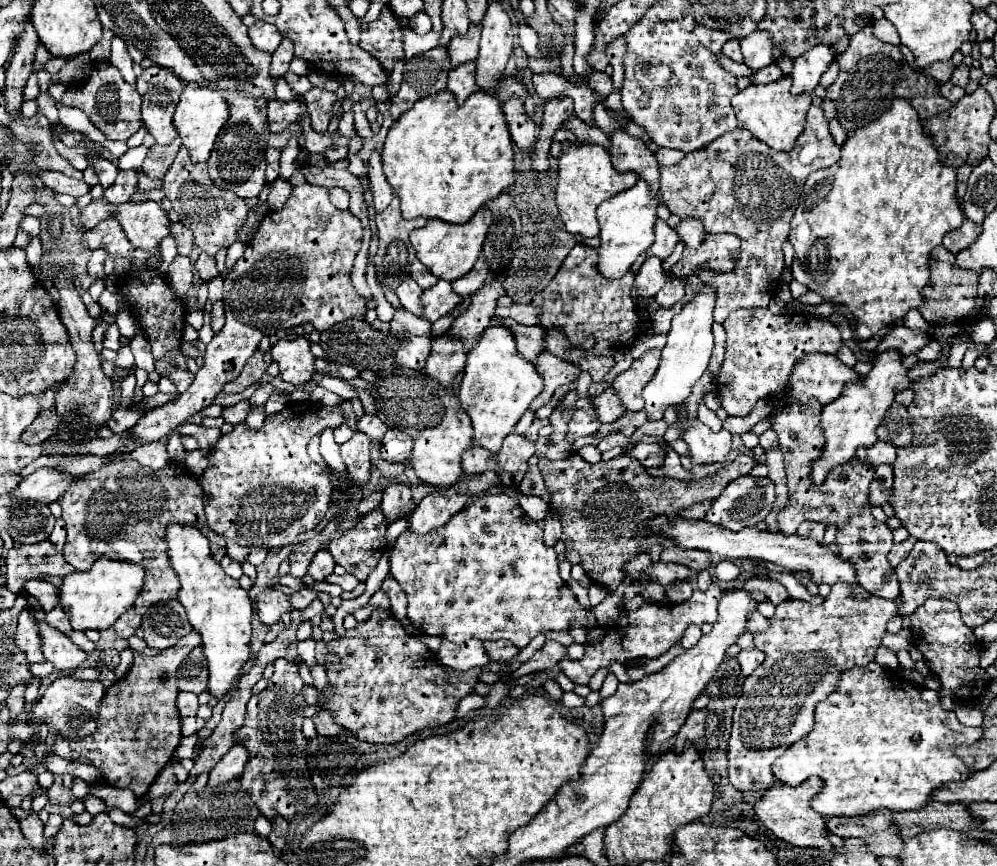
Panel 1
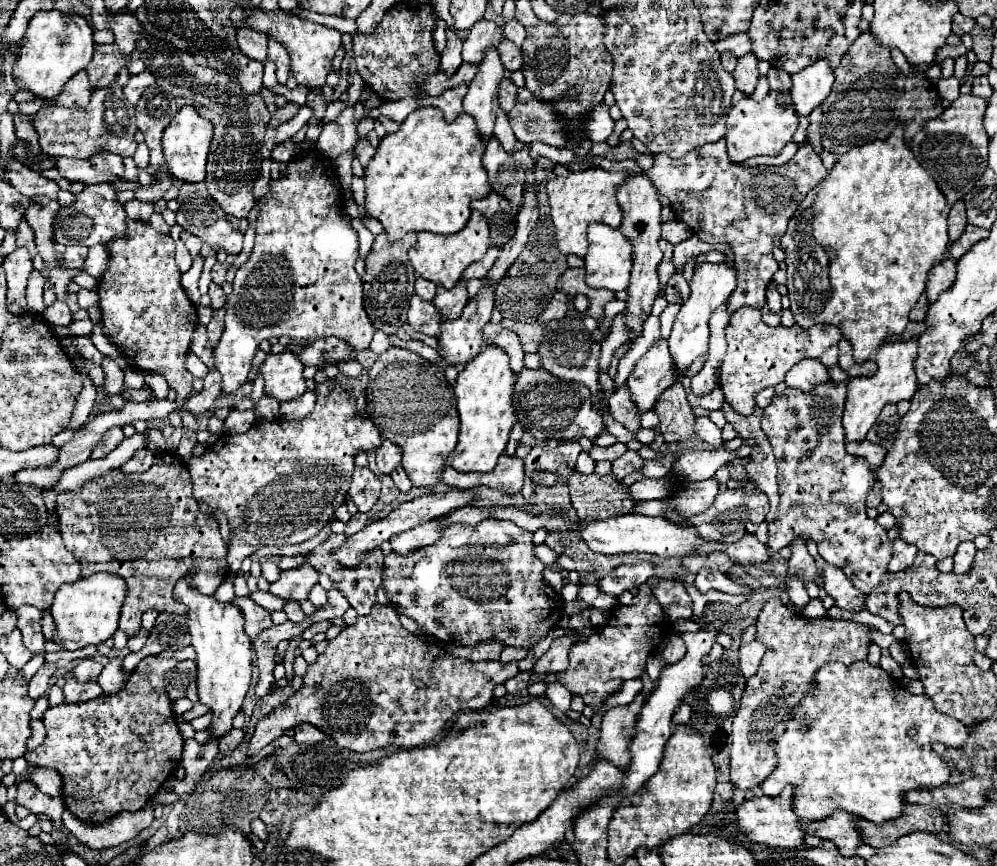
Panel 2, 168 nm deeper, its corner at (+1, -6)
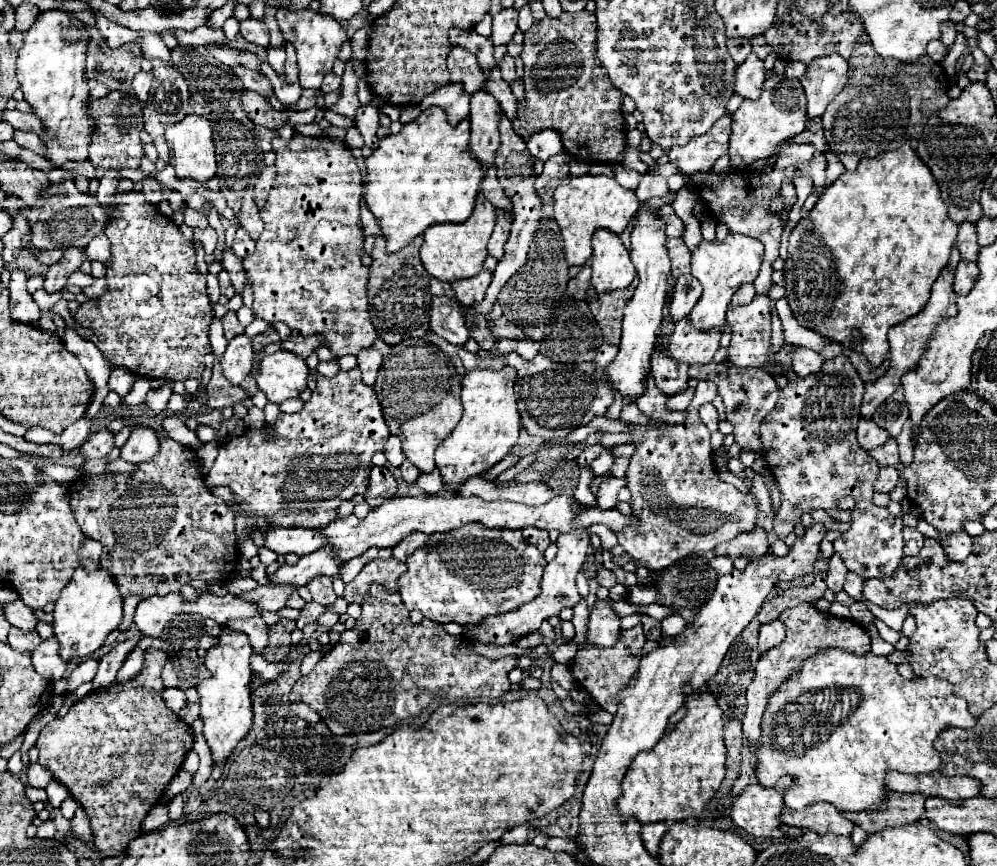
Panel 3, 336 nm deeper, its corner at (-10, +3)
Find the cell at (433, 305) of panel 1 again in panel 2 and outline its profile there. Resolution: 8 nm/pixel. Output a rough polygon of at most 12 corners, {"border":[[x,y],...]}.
{"border":[[466,284],[438,286],[432,304],[442,320],[458,318],[468,302]]}

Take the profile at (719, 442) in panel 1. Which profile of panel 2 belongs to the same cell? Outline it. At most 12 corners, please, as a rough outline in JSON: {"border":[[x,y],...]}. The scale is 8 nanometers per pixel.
{"border":[[680,382],[656,402],[666,444],[694,438],[694,416]]}

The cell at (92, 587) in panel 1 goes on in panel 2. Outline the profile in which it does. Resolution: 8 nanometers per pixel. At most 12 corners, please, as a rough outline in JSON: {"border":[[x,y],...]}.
{"border":[[96,572],[60,586],[50,606],[64,650],[118,630],[128,588]]}

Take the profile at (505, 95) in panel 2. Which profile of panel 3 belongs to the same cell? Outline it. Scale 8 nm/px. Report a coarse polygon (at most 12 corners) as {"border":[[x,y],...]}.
{"border":[[511,55],[497,63],[505,81],[515,79],[515,65]]}

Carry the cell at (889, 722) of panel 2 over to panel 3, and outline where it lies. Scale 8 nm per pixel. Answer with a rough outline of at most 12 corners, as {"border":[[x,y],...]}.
{"border":[[833,647],[771,693],[755,775],[785,807],[877,809],[971,729],[937,677]]}

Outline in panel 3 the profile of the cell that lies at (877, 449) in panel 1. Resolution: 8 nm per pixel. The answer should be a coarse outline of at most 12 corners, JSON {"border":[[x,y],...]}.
{"border":[[859,421],[857,441],[865,451],[889,439],[875,421]]}

